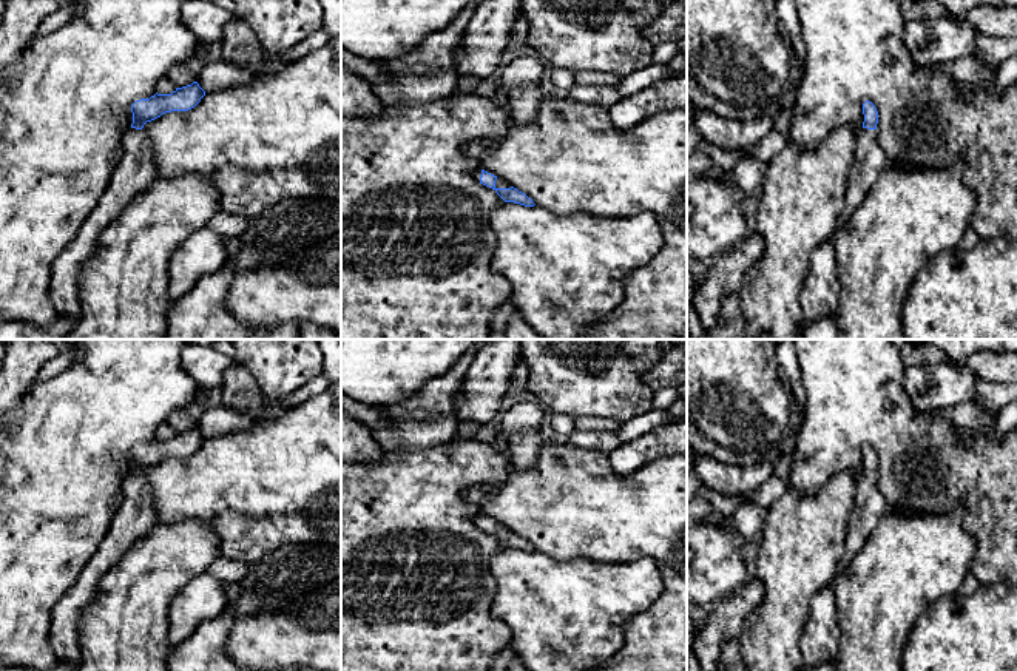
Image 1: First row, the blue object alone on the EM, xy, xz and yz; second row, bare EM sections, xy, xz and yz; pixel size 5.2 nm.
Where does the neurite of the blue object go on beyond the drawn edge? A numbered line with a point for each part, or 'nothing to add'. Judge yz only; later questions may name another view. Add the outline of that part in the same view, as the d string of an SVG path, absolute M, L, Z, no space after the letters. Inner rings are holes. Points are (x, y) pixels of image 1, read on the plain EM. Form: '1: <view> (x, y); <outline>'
1: yz (869, 508); M863 474L847 526L846 551L838 566L841 574L875 532L889 506L877 489L877 475Z

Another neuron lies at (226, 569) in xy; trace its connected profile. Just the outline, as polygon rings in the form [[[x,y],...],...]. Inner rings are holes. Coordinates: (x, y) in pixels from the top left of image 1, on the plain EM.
[[[219,557],[210,565],[207,572],[224,582],[239,583],[245,578],[248,569],[250,569],[250,565],[244,561]]]

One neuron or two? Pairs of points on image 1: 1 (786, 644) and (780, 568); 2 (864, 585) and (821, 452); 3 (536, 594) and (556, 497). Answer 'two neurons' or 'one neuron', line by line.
1: one neuron
2: two neurons
3: two neurons

